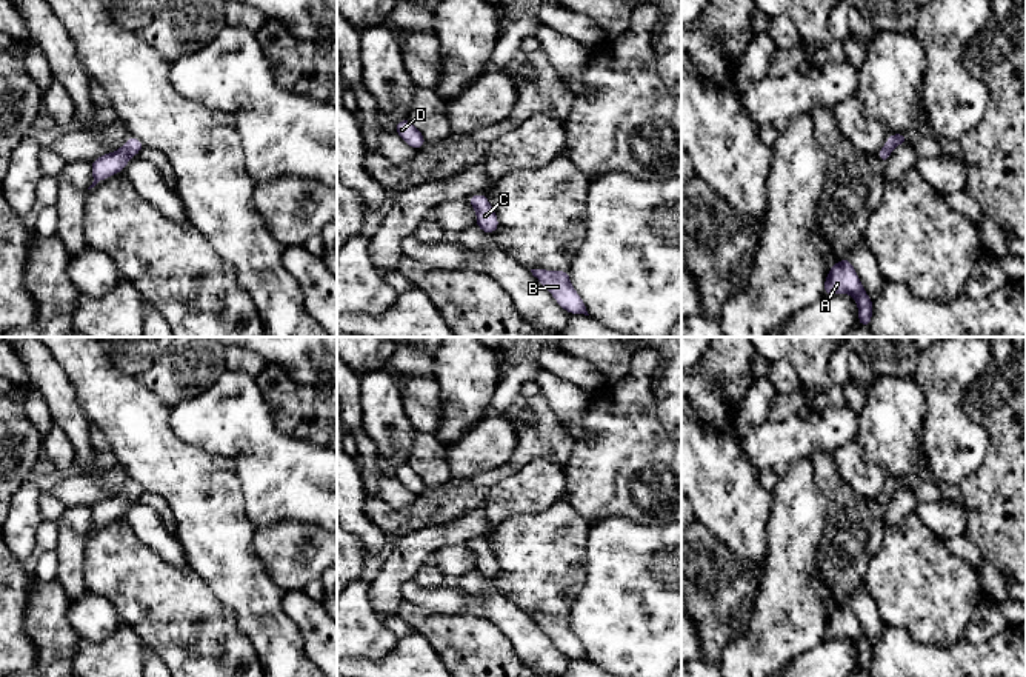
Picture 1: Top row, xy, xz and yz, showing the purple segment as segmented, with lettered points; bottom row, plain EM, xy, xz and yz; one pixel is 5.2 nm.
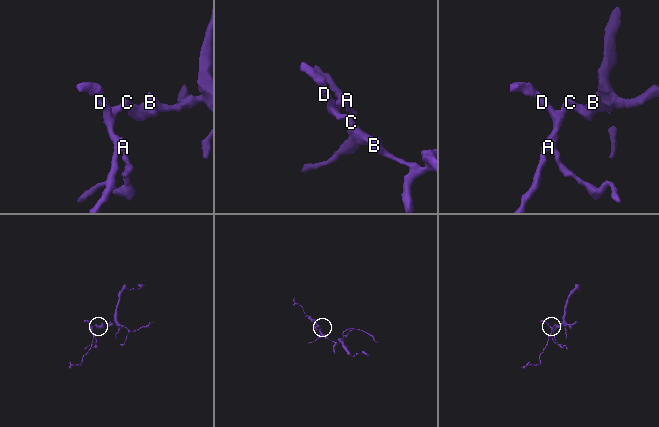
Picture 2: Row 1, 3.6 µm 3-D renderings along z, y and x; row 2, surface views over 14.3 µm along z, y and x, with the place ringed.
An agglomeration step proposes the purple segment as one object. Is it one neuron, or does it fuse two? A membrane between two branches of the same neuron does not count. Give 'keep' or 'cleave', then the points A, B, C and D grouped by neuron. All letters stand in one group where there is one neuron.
keep; groups A B C D

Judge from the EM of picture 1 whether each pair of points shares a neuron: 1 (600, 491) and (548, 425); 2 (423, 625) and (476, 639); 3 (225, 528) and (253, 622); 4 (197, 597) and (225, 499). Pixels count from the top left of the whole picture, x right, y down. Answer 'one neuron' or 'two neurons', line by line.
1: two neurons
2: one neuron
3: one neuron
4: two neurons

